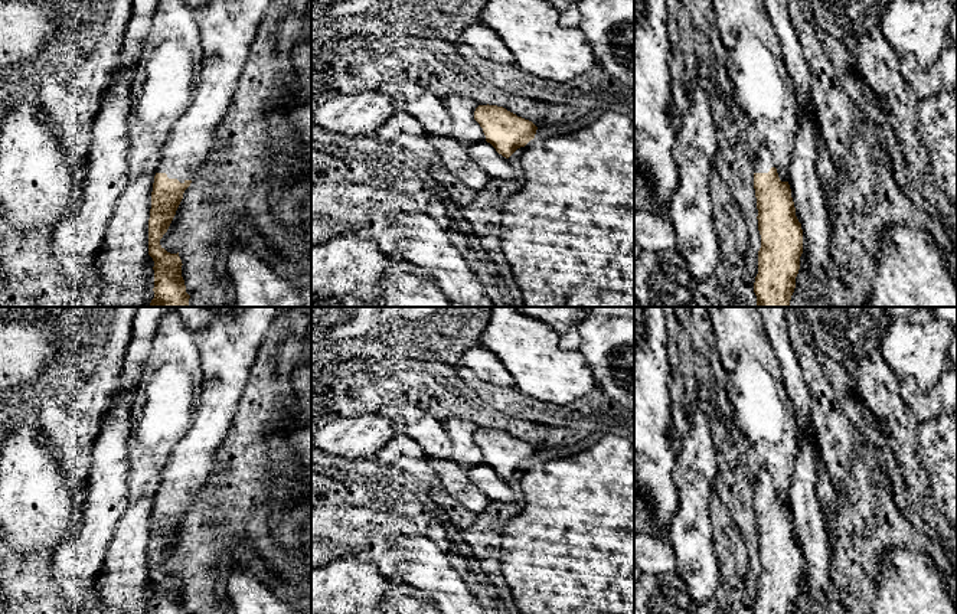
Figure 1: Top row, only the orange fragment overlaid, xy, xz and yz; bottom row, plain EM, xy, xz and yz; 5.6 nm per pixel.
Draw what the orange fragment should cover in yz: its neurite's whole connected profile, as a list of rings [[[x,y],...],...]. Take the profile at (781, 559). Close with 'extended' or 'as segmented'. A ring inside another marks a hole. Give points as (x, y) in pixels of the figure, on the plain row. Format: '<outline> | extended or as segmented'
[[[761,468],[754,484],[758,532],[758,597],[754,614],[794,614],[803,577],[803,552],[788,504],[781,504],[771,474]]] | extended

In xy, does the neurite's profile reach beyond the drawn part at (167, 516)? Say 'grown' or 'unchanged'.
grown

